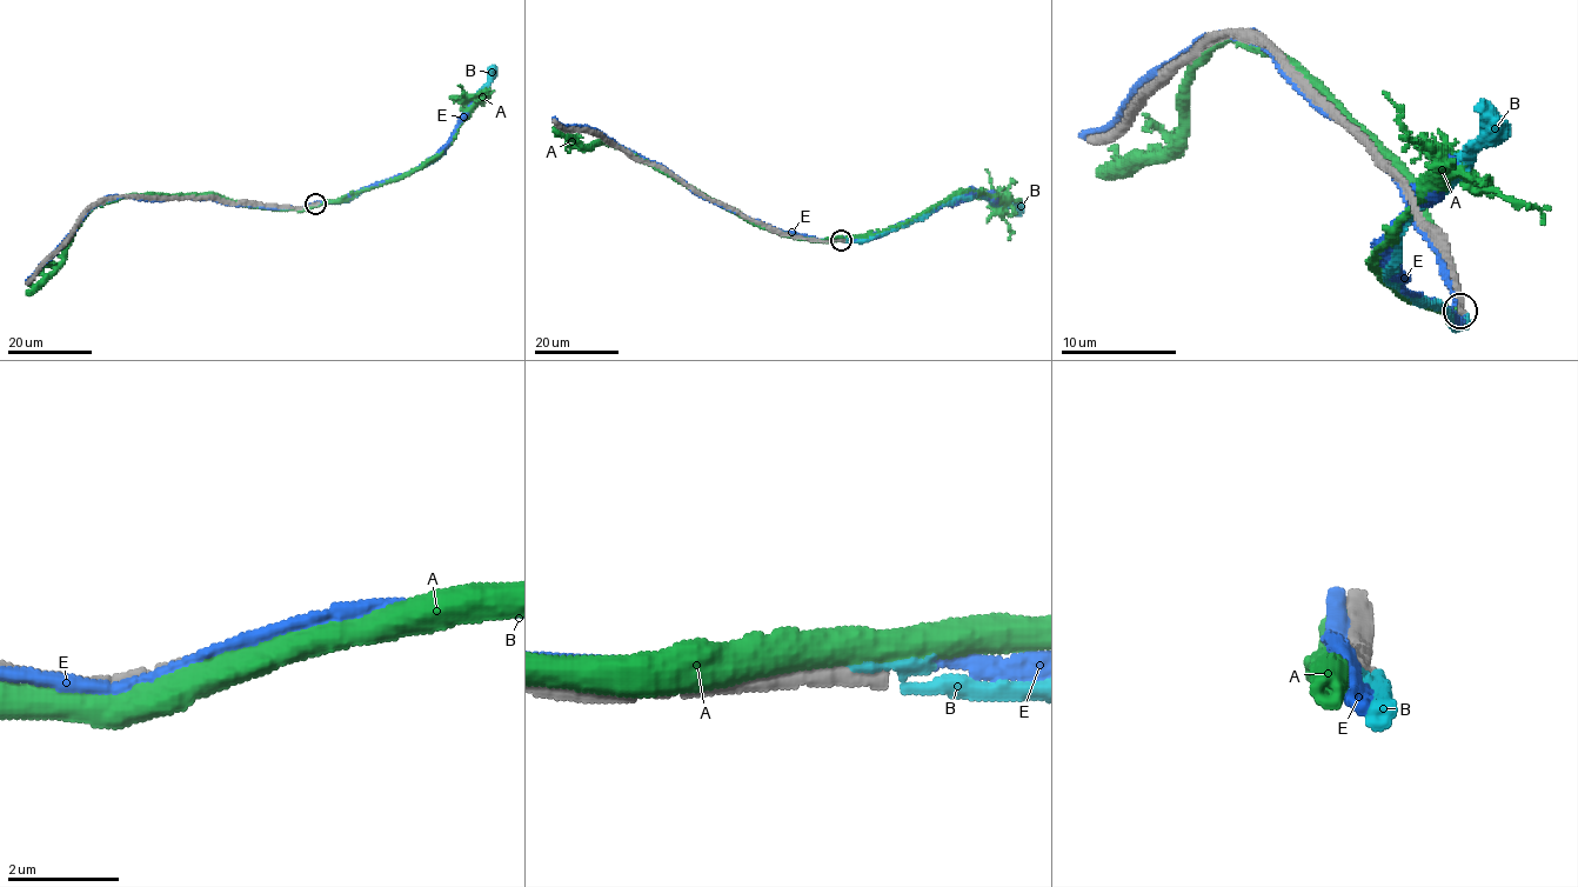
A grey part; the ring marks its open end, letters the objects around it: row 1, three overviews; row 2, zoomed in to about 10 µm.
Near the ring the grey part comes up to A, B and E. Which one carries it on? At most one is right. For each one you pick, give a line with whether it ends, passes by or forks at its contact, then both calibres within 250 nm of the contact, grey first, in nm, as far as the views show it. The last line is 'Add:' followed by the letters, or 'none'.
B: it ends; calibres 320 and 240 nm
Add: B

